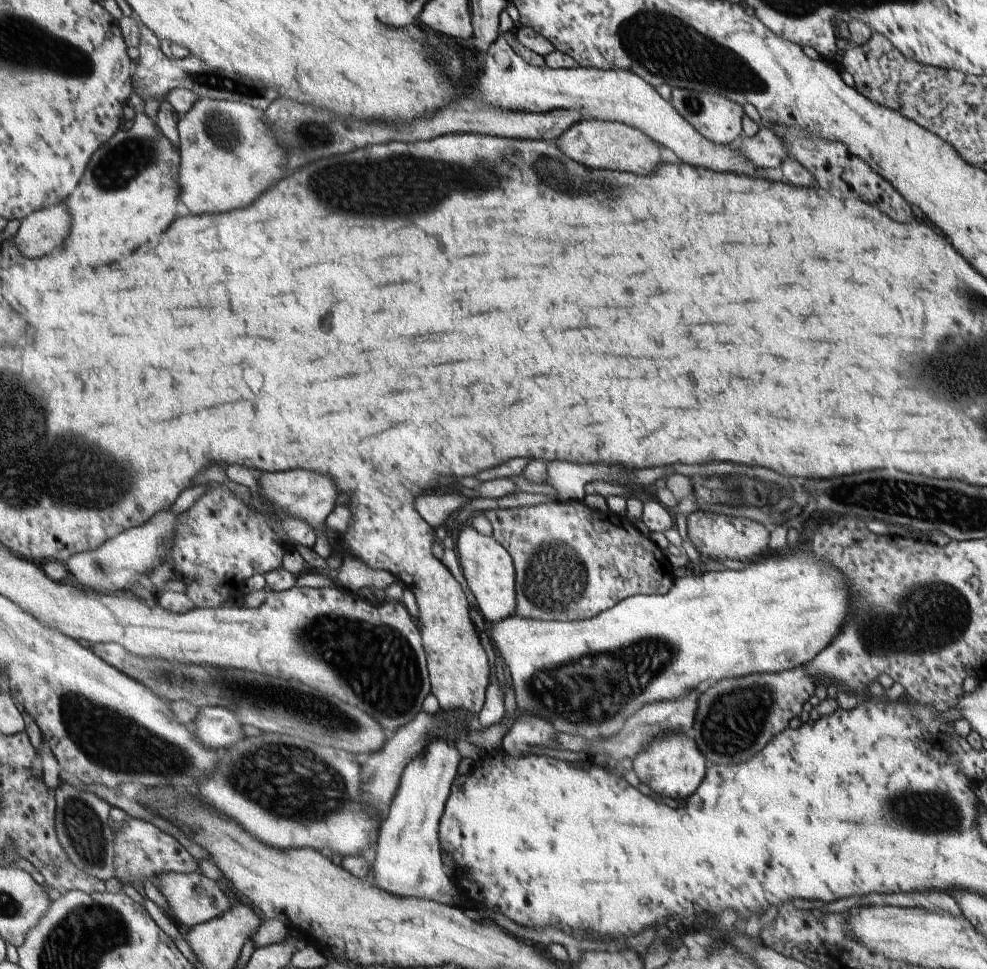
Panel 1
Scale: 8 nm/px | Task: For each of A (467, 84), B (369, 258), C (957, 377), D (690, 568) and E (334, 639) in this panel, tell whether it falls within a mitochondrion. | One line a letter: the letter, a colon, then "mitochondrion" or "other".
A: other
B: other
C: mitochondrion
D: other
E: mitochondrion

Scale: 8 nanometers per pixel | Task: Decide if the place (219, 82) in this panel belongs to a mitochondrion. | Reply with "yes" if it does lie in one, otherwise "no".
yes

